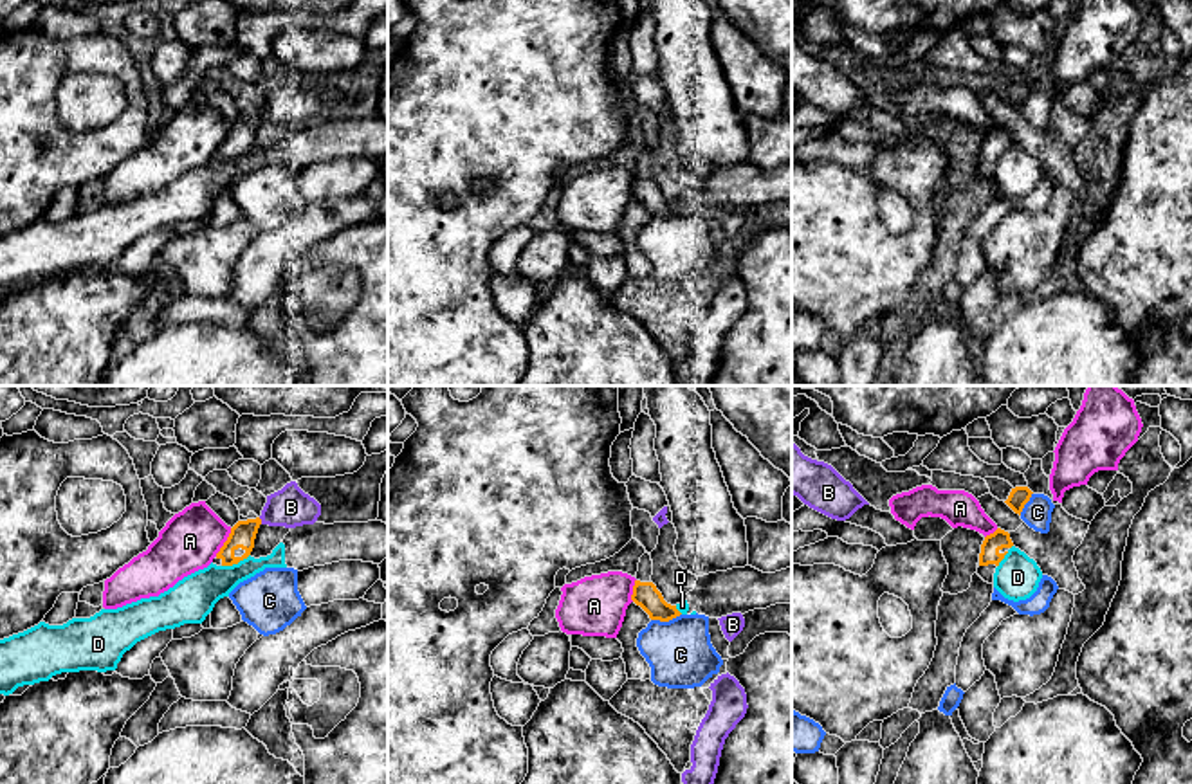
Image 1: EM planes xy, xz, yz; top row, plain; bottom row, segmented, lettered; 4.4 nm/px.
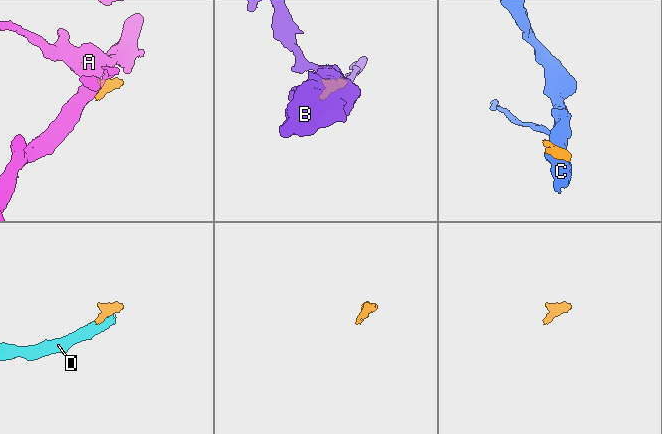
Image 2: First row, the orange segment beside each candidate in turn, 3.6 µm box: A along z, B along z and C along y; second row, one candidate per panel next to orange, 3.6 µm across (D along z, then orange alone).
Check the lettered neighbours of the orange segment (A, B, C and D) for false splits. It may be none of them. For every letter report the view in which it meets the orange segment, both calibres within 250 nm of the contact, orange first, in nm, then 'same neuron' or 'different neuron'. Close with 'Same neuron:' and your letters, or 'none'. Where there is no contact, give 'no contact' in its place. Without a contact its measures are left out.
A: xy | 110/260 nm | different neuron
B: xy | 110/180 nm | different neuron
C: xz | 120/300 nm | different neuron
D: xy | 110/200 nm | different neuron
Same neuron: none

